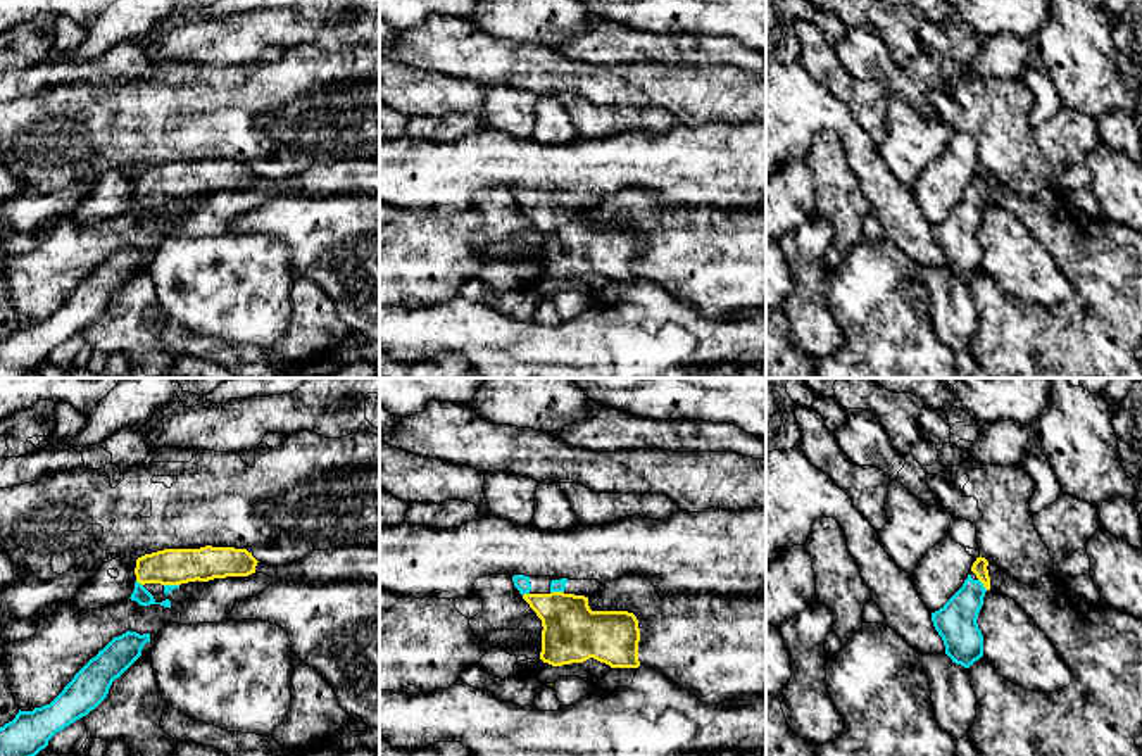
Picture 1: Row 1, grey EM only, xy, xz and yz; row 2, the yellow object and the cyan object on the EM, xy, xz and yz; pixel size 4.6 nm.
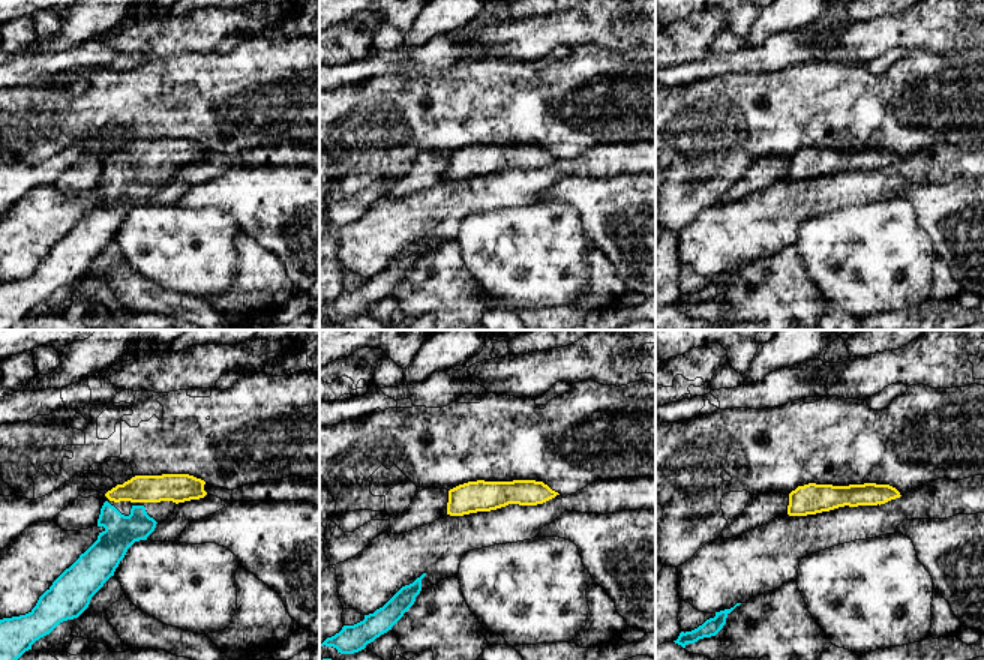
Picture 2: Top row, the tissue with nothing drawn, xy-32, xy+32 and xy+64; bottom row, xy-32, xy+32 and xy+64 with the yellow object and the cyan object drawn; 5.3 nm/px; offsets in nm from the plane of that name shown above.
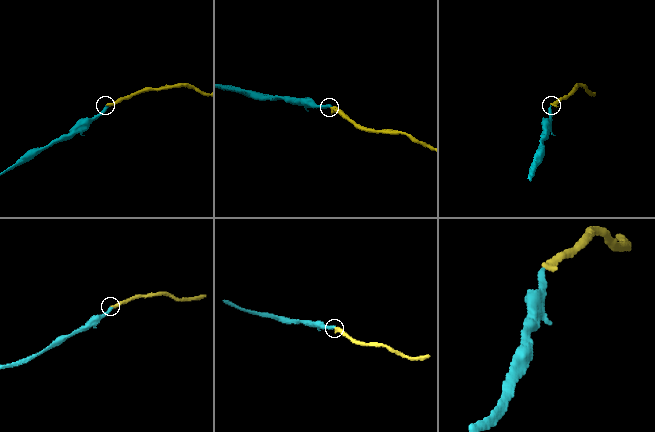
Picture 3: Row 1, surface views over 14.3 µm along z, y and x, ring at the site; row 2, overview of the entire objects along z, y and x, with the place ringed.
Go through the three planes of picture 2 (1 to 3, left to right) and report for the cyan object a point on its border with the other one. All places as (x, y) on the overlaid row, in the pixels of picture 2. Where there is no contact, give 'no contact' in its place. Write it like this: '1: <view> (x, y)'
1: no contact
2: no contact
3: no contact

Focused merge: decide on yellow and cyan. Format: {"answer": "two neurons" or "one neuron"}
{"answer": "one neuron"}

